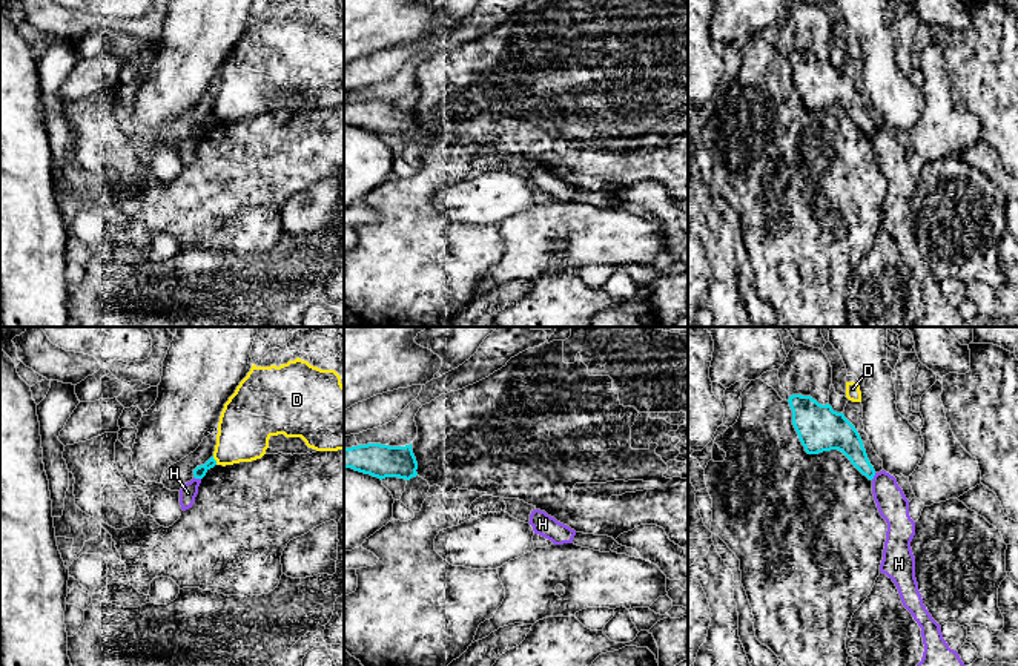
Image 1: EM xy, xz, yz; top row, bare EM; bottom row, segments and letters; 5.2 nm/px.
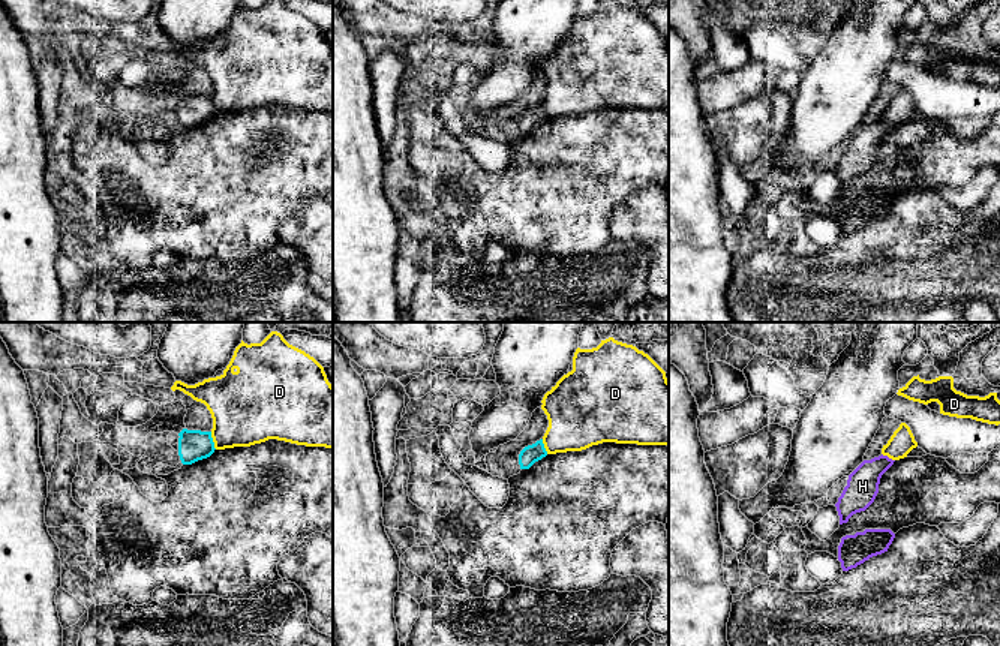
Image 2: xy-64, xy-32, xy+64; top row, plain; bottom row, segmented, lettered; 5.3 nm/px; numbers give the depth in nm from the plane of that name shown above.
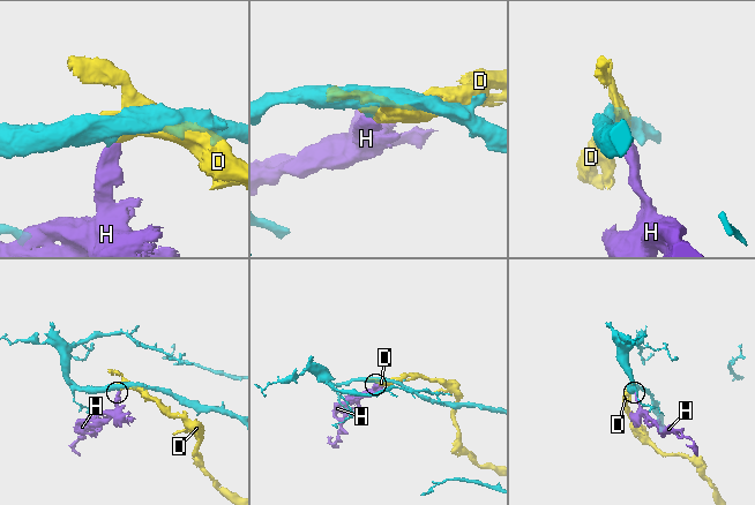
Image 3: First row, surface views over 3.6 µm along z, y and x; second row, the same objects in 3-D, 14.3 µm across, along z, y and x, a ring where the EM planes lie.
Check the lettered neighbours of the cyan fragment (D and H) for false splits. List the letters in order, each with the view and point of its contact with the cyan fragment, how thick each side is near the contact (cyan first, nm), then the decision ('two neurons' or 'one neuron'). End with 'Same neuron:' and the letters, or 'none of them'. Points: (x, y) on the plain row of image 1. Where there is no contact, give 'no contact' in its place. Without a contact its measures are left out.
D: meets cyan in xy at (215, 117); 70 nm thick on the cyan side, 280 nm on the other; two neurons
H: meets cyan in xy at (197, 134); 70 nm thick on the cyan side, 90 nm on the other; two neurons
Same neuron: none of them

